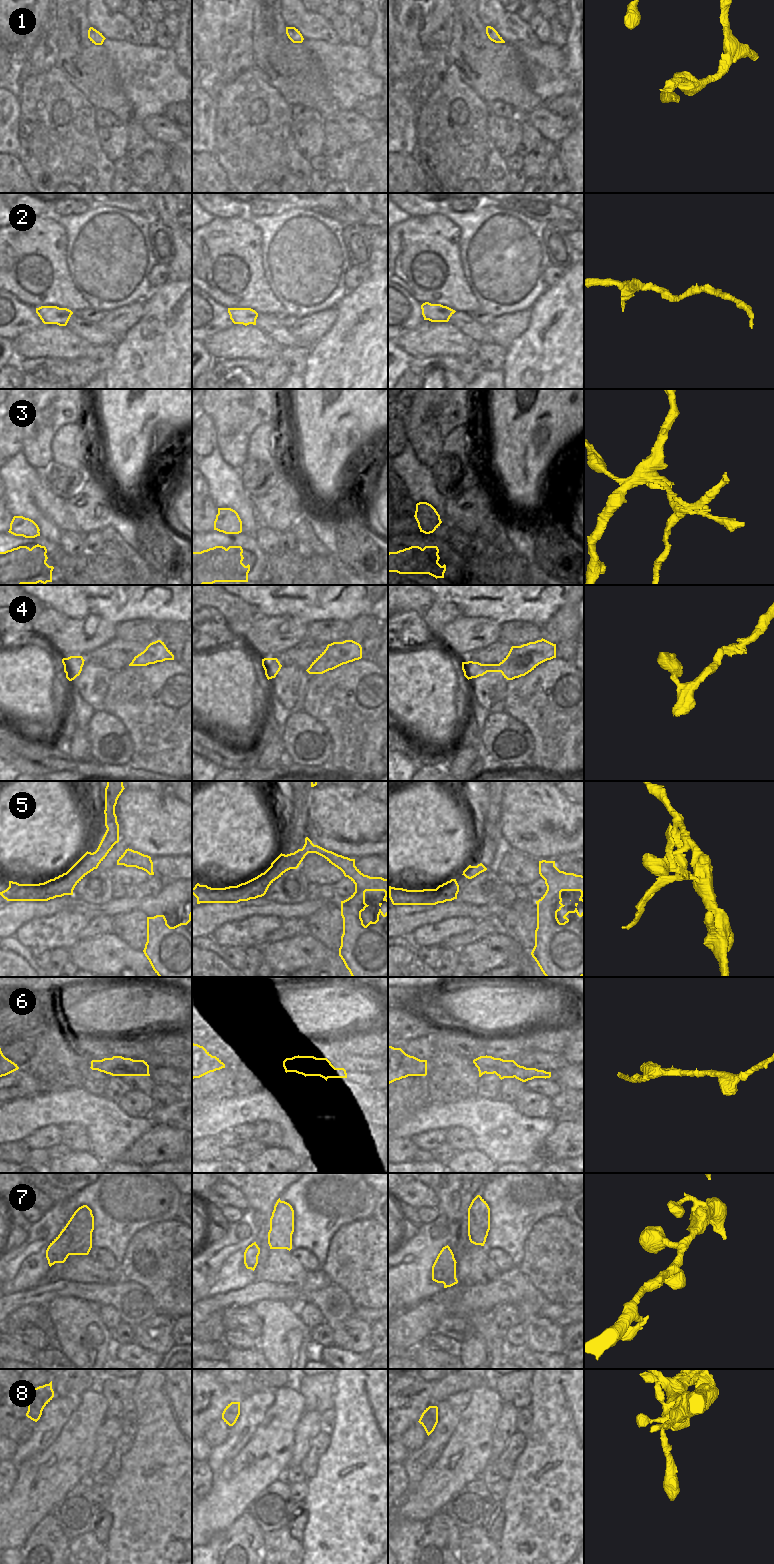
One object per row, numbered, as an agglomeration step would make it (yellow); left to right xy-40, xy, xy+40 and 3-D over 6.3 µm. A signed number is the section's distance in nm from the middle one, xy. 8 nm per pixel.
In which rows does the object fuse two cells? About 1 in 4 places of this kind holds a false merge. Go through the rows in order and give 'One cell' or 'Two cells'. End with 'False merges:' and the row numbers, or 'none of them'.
1: One cell
2: One cell
3: Two cells
4: One cell
5: Two cells
6: Two cells
7: One cell
8: One cell
False merges: 3, 5, 6

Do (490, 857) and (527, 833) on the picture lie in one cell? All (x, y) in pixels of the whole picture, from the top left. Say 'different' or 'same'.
different

